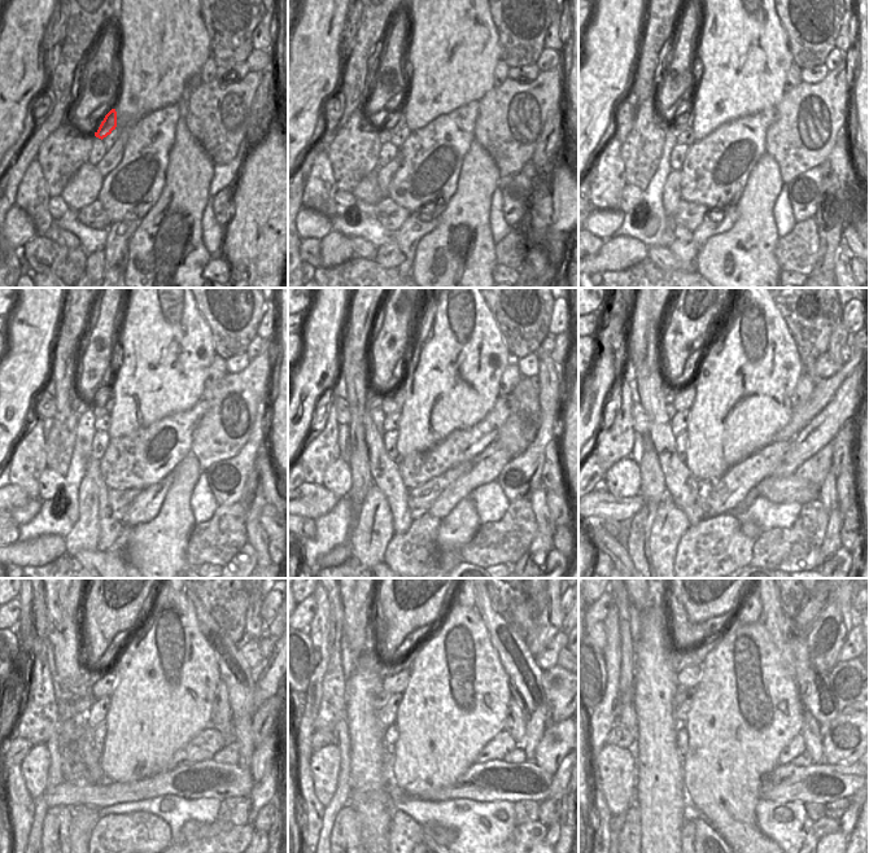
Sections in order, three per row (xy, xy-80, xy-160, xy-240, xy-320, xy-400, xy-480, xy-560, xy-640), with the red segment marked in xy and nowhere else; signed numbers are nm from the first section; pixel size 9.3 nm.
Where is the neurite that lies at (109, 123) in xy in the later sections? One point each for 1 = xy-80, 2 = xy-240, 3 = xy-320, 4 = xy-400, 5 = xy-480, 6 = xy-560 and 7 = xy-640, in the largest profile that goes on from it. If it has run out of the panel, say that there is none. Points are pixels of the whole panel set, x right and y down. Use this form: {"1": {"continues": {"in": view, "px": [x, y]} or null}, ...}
{"1": {"continues": {"in": "xy-80", "px": [398, 121]}}, "2": {"continues": {"in": "xy-240", "px": [99, 410]}}, "3": {"continues": {"in": "xy-320", "px": [392, 403]}}, "4": {"continues": {"in": "xy-400", "px": [684, 399]}}, "5": {"continues": {"in": "xy-480", "px": [103, 687]}}, "6": {"continues": {"in": "xy-560", "px": [396, 683]}}, "7": {"continues": {"in": "xy-640", "px": [688, 678]}}}

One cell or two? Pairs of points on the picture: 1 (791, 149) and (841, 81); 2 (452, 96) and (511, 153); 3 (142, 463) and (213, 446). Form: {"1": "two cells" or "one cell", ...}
{"1": "one cell", "2": "two cells", "3": "two cells"}

